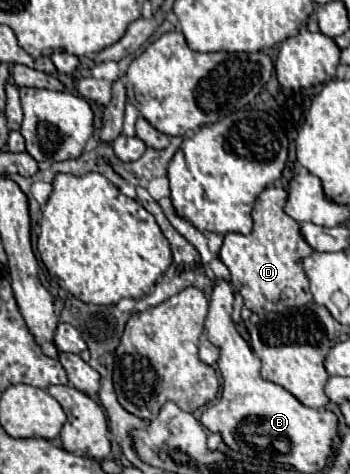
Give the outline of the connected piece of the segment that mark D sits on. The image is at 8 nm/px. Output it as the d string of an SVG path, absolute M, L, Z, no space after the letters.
M266 187L254 201L252 233L224 235L220 261L230 271L230 283L234 291L242 295L244 305L252 313L264 313L266 299L270 303L268 311L284 311L288 307L300 307L312 301L308 277L302 269L302 261L312 253L312 247L300 237L298 223L284 213L284 201L286 191L282 187Z

